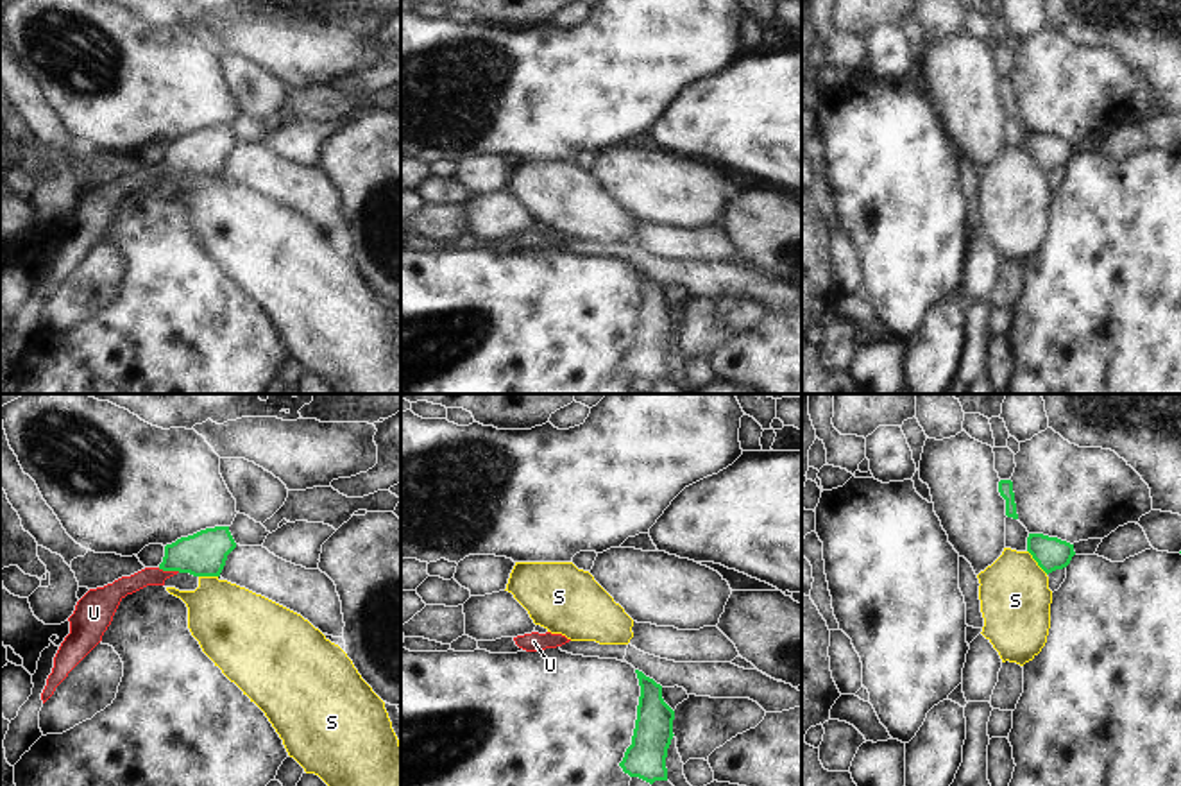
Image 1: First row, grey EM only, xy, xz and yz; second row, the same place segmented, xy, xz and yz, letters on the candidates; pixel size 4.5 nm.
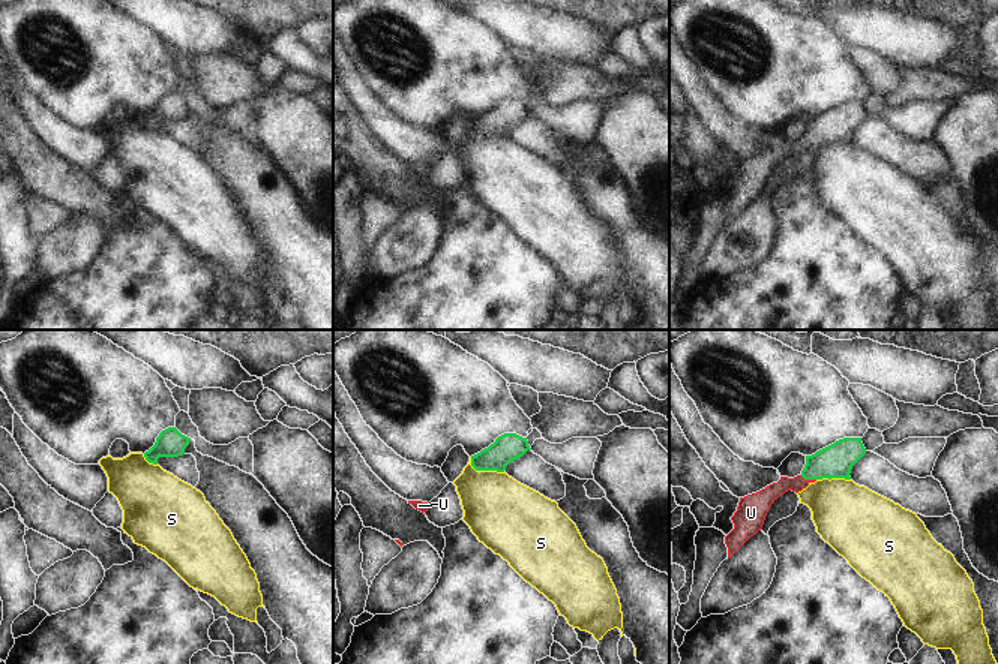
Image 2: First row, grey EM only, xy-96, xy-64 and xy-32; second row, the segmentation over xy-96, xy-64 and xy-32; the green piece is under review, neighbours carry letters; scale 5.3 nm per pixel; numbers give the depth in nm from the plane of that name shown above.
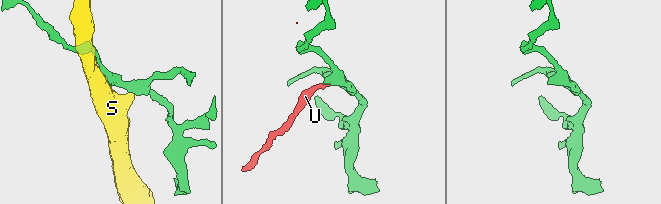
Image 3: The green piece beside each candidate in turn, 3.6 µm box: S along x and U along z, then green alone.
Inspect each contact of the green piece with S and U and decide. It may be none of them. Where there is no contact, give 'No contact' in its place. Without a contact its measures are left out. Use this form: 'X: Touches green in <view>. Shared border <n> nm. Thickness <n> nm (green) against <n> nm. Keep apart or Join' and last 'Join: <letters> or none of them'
S: Touches green in yz. Shared border 140 nm. Thickness 150 nm (green) against 320 nm. Keep apart
U: Touches green in xy. Shared border 110 nm. Thickness 200 nm (green) against 90 nm. Join
Join: U

